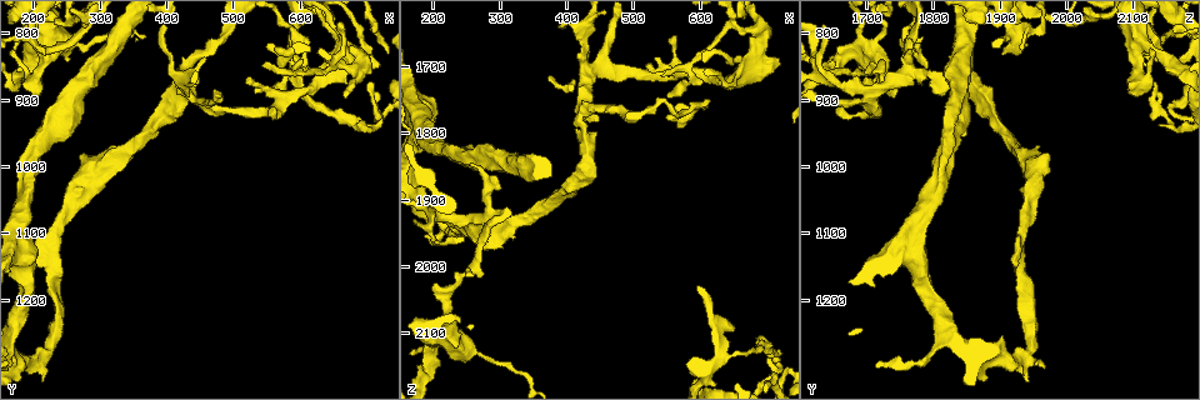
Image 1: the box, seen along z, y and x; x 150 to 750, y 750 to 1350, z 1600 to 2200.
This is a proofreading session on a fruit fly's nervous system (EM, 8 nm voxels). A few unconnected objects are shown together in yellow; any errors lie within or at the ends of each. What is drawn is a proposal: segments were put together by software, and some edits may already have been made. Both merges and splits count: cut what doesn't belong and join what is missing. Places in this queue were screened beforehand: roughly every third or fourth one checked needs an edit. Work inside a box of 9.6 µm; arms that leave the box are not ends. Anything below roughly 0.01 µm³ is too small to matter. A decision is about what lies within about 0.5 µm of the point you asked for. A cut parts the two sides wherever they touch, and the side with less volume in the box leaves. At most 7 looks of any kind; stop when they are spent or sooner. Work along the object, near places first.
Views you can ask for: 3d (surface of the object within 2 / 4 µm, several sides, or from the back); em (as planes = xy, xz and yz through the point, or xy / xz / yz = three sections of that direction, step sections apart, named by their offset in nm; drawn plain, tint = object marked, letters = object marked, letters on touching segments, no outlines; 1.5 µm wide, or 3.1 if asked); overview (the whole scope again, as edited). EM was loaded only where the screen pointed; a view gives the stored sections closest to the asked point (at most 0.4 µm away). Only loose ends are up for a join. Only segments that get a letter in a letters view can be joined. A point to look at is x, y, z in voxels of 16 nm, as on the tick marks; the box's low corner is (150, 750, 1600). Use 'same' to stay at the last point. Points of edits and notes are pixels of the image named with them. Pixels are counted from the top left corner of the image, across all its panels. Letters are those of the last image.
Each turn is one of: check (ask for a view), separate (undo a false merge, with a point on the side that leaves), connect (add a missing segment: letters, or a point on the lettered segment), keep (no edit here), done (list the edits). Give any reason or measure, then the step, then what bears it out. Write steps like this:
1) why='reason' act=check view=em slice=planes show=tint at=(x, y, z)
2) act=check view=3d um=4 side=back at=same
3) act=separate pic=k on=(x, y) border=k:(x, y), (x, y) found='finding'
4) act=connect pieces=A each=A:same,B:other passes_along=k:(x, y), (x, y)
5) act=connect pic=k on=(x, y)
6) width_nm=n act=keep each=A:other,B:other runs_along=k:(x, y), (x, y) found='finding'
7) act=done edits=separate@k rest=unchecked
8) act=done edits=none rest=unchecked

why='sudden change in width' act=check view=em slice=planes show=letters at=(265, 815, 2130)

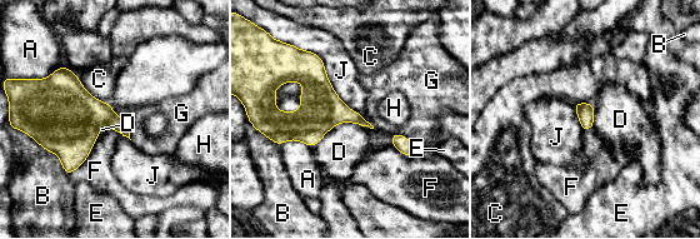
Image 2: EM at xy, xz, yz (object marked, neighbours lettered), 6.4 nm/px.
act=keep each=A:other,B:other,C:other,D:other,E:other,F:other,G:other,H:other,J:other border=2:(370, 128), (338, 123), (313, 148) found='continuous, no second neuron'

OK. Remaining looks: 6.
why='free end' act=check view=3d um=2 at=(690, 845, 2120)

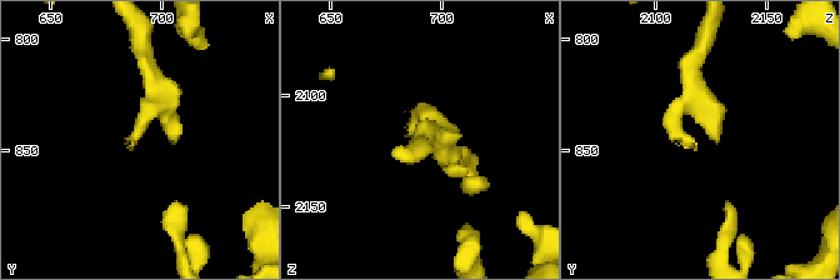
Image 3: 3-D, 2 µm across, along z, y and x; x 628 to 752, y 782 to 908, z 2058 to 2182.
why='shape alone is not enough' act=check view=em slice=planes show=letters at=(684, 847, 2117)

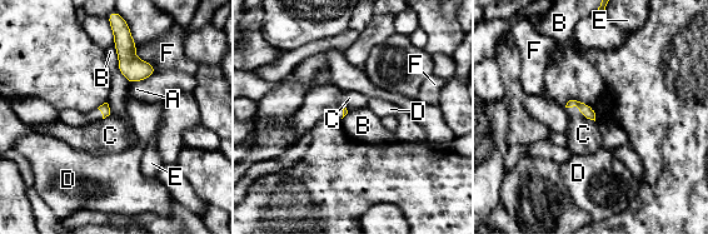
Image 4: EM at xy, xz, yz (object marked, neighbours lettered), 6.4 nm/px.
act=keep each=A:other,B:other,C:other,D:other,E:other,F:other found='none of them fits'

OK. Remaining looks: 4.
why='branch stops here' act=check view=em slice=planes show=letters at=(560, 920, 1650)

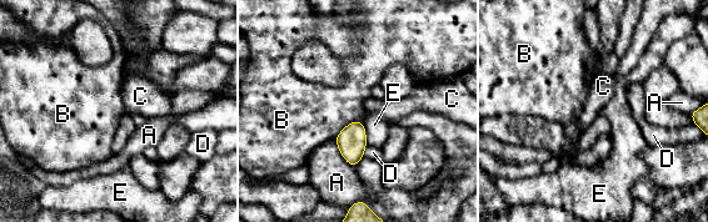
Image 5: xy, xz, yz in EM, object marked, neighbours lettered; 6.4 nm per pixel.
longest_contact=A:240nm act=keep each=A:other,B:other,C:other,D:other,E:other found='no lettered segment goes on from it'

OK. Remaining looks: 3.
act=done edits=none rest=unchecked

